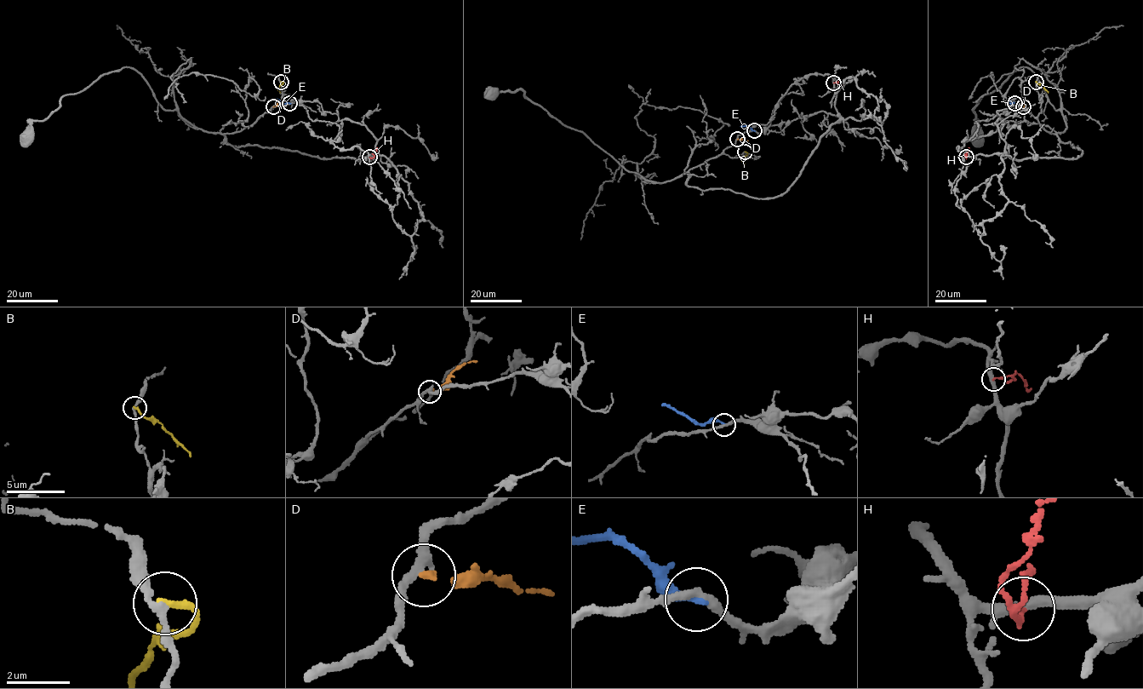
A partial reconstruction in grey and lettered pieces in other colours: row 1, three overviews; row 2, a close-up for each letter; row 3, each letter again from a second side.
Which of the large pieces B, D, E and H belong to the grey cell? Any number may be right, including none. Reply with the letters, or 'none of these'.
none of these

